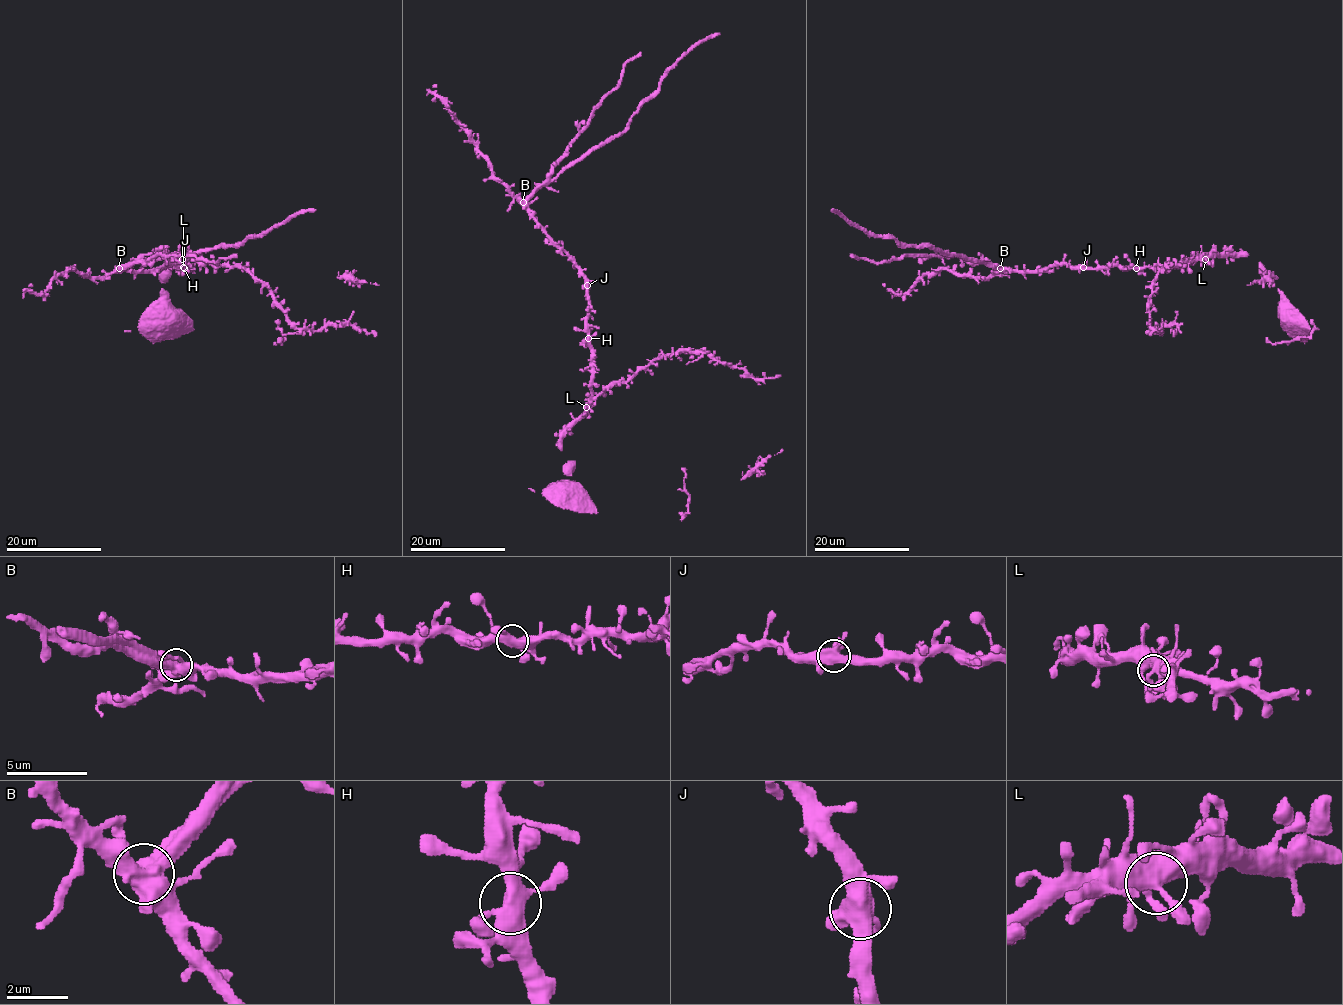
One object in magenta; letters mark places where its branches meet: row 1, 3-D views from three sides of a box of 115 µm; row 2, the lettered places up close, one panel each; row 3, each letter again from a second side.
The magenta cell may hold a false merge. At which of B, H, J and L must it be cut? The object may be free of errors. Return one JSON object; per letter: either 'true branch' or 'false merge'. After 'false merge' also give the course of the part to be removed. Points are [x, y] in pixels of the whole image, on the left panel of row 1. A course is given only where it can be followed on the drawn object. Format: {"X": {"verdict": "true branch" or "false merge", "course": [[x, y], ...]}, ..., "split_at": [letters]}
{"B": {"verdict": "false merge", "course": [[120, 268], [128, 268], [134, 262], [239, 247], [249, 237], [259, 237], [299, 212], [316, 210]]}, "H": {"verdict": "true branch"}, "J": {"verdict": "true branch"}, "L": {"verdict": "true branch"}, "split_at": ["B"]}

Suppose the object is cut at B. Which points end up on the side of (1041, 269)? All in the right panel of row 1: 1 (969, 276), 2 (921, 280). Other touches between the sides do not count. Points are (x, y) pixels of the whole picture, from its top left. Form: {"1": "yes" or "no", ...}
{"1": "yes", "2": "yes"}

